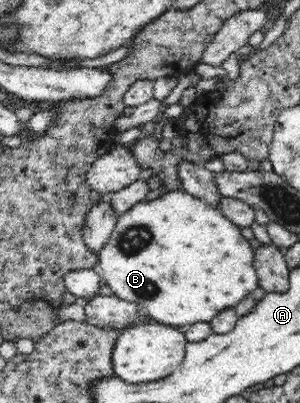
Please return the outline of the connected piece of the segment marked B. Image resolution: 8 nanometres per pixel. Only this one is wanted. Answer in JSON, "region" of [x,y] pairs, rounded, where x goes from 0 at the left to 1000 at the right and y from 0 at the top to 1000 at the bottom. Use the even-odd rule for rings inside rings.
{"region":[[[567,471],[537,481],[510,496],[477,496],[443,509],[420,529],[397,531],[387,546],[377,578],[363,588],[363,598],[337,613],[327,628],[327,648],[343,670],[343,697],[360,712],[360,725],[390,734],[397,742],[450,752],[463,757],[493,787],[513,801],[540,801],[560,809],[603,811],[607,806],[643,806],[643,801],[703,797],[730,774],[757,762],[783,762],[797,747],[827,737],[863,707],[860,687],[843,663],[843,618],[830,605],[830,596],[803,583],[800,566],[760,548],[737,524],[703,514],[680,496],[630,484],[617,471]]]}

